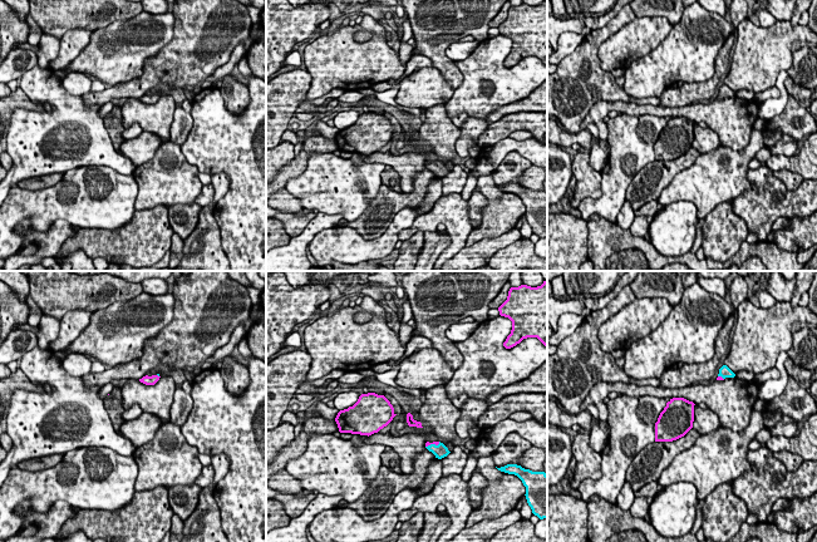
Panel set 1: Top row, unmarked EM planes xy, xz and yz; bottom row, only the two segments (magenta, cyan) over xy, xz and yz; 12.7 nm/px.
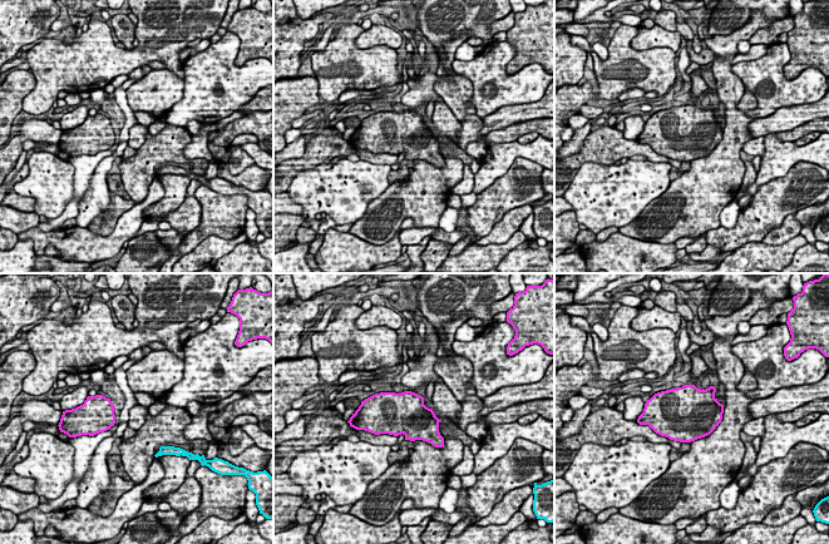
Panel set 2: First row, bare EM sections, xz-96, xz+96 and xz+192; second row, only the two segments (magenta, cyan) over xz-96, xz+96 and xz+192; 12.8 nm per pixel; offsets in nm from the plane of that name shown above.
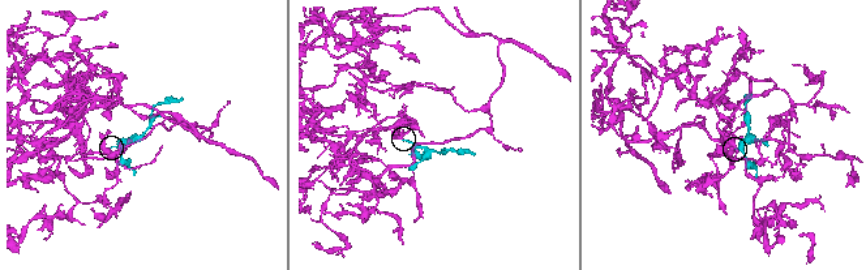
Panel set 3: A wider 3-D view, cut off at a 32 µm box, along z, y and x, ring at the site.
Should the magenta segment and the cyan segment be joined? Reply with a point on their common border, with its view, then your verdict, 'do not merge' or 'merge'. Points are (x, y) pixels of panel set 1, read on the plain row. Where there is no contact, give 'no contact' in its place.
contact xz (432, 162); merge

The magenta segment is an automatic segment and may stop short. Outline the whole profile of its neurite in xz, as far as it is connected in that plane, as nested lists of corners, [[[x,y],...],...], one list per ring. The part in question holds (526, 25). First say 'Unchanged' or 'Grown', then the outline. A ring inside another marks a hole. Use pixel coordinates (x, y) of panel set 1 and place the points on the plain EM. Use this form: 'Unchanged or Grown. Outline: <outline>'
Unchanged. Outline: [[[547,0],[537,6],[511,6],[498,30],[501,35],[512,40],[511,53],[503,61],[506,68],[527,56],[537,56],[547,65]]]

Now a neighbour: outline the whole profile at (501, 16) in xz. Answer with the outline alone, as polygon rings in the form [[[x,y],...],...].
[[[507,0],[502,6],[502,9],[499,10],[499,13],[488,24],[489,28],[498,28],[507,19],[510,8],[511,8],[511,4]]]

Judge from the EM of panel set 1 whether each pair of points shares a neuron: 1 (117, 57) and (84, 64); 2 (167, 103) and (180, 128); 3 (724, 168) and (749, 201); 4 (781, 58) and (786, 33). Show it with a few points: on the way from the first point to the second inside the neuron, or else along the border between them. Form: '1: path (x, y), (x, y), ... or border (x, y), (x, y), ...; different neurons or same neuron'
1: path (109, 58), (92, 60); same neuron
2: border (176, 107), (172, 114), (168, 139); different neurons
3: border (748, 173), (749, 187), (729, 201); different neurons
4: path (781, 52), (781, 39); same neuron

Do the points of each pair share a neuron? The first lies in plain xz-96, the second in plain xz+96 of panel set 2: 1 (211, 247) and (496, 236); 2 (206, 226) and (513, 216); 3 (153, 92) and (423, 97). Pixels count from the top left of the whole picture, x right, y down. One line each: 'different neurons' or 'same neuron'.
1: different neurons
2: same neuron
3: same neuron

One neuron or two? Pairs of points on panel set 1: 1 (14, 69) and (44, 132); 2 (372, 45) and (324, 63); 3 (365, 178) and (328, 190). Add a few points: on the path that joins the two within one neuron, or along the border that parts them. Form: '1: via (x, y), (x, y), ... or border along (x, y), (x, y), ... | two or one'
1: border along (37, 64), (20, 77) | two
2: via (360, 53), (354, 58), (335, 62) | one
3: via (357, 181), (350, 187), (336, 187) | one

